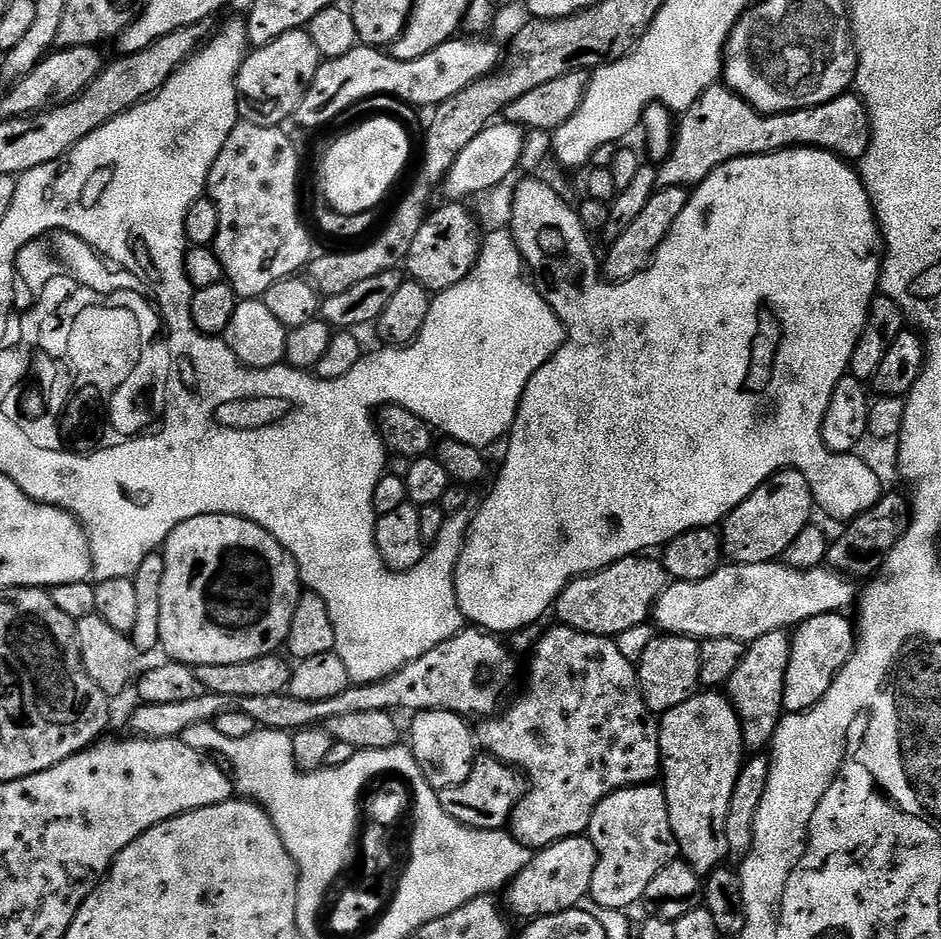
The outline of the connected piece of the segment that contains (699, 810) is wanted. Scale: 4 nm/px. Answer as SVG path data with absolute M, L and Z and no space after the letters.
M700 690L658 720L662 787L679 855L700 877L728 859L726 818L731 794L746 759L744 725L720 690Z

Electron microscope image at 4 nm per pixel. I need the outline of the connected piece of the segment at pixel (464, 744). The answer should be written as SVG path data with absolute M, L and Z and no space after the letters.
M446 710L418 712L411 717L412 725L406 728L406 736L412 739L410 751L418 762L426 782L437 790L458 786L470 778L472 763L478 759L478 740L468 729L465 717Z

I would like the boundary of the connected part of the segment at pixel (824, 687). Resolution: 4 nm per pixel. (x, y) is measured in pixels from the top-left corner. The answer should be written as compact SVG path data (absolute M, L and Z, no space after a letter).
M841 613L818 615L797 625L792 636L790 664L787 667L783 692L785 713L808 712L826 694L833 678L844 668L855 651L855 627Z

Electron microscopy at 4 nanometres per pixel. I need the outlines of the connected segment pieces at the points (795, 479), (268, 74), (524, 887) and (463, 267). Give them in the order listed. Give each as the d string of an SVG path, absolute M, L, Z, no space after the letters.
M791 470L777 472L762 486L758 486L758 490L754 490L754 494L743 500L729 516L724 517L718 532L723 555L734 564L770 564L779 561L786 546L790 546L790 542L794 542L794 538L798 538L798 534L802 534L802 530L813 523L812 512L814 513L812 491L804 475Z
M306 30L287 32L266 46L252 48L236 75L236 105L240 120L271 128L281 127L285 123L283 120L291 121L321 63L318 46L314 46L314 38L310 38Z
M587 835L575 836L539 849L531 864L513 878L506 889L507 911L516 916L525 916L531 922L538 916L549 916L577 907L591 893L594 870L598 866L598 850Z
M444 202L440 209L429 211L424 217L422 230L418 230L414 238L414 246L410 246L410 254L406 261L406 272L413 280L417 280L429 293L445 292L450 286L458 286L474 270L480 257L482 247L482 231L480 222L473 209L460 202Z

